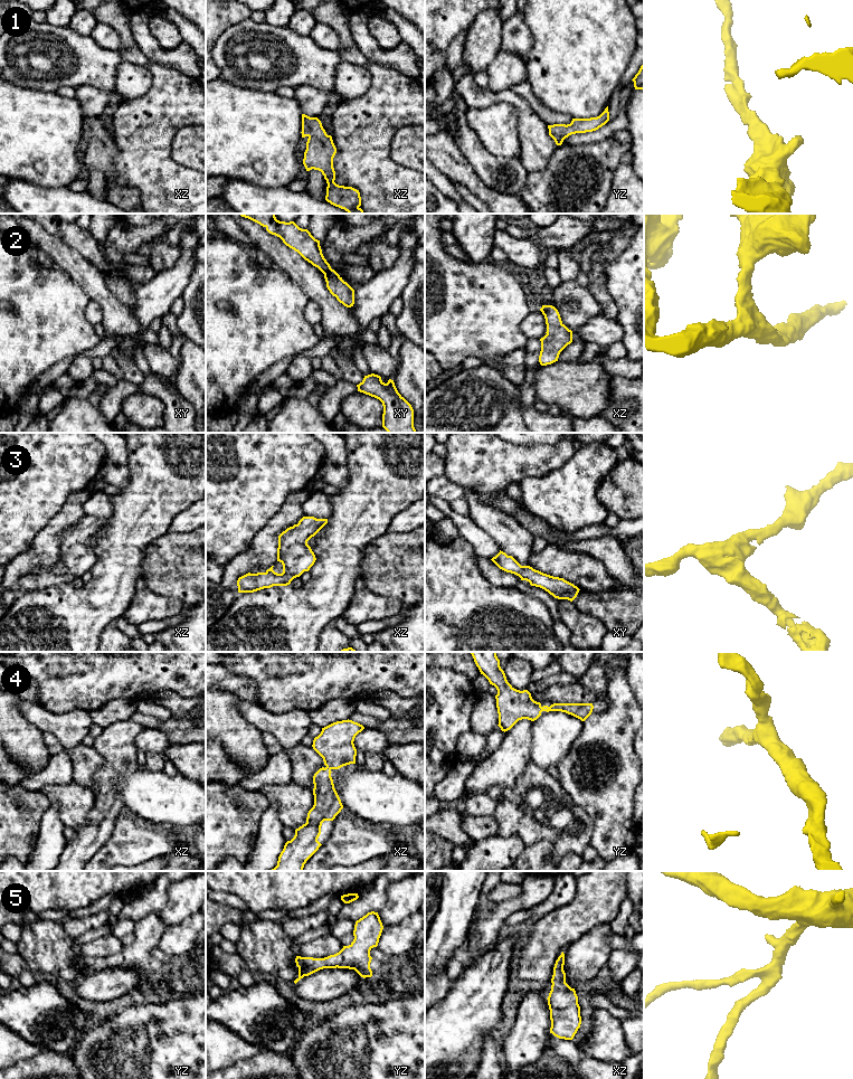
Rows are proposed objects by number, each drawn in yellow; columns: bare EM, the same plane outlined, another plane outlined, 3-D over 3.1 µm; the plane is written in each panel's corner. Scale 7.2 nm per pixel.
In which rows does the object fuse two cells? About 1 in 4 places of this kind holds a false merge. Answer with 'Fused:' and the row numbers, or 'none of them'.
Fused: none of them

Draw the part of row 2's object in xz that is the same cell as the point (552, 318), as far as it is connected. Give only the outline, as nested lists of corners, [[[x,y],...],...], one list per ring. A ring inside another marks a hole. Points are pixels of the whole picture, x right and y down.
[[[542,305],[540,311],[546,319],[547,334],[540,339],[539,362],[541,366],[547,366],[558,361],[560,352],[572,342],[572,331],[562,323],[555,306]]]

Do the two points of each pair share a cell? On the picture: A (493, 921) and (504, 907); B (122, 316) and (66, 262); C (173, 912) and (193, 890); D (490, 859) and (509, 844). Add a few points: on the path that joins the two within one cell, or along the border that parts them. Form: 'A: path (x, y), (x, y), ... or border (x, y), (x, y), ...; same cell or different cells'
A: path (495, 918), (503, 910); same cell
B: path (107, 302), (81, 274); same cell
C: path (178, 907), (188, 896); same cell
D: path (494, 854), (504, 849); same cell

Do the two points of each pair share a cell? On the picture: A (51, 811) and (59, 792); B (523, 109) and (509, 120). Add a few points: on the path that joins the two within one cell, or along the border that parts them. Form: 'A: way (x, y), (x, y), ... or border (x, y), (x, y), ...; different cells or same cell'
A: border (50, 802), (57, 805), (58, 817), (65, 825); different cells
B: border (494, 102), (508, 102), (518, 110), (519, 139); different cells

